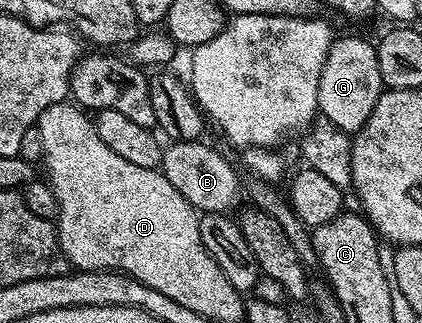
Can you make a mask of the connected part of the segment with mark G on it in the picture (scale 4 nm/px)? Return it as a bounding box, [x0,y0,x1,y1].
[317,37,385,136]

